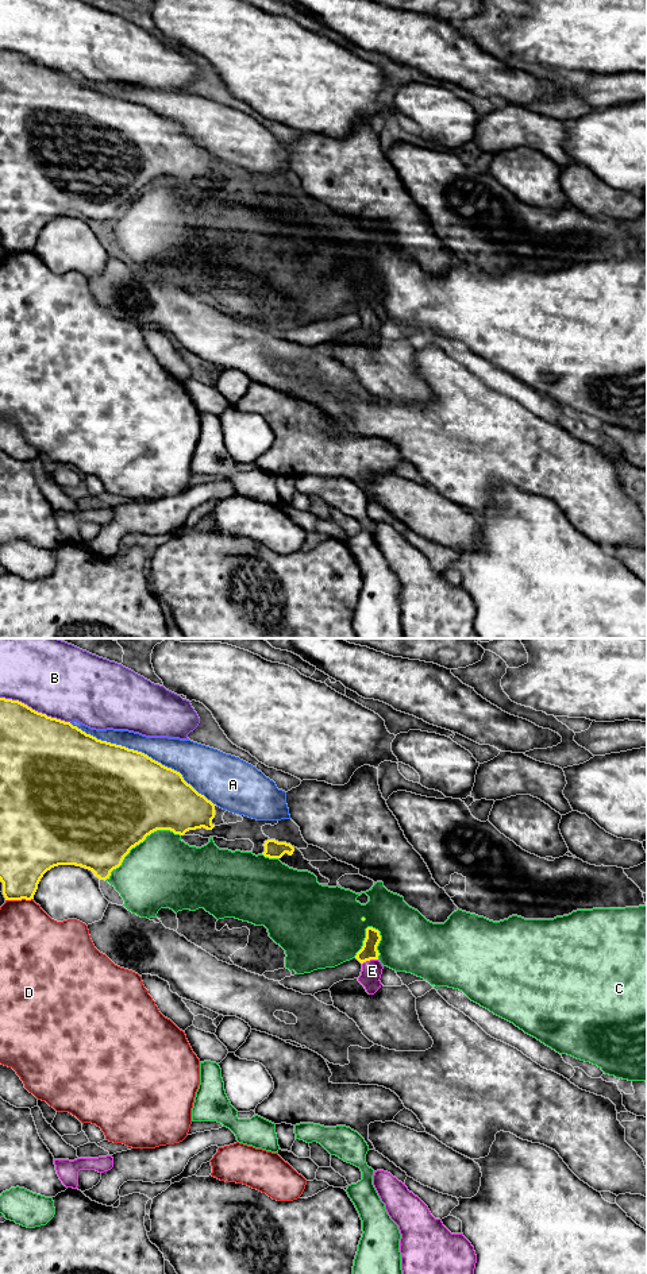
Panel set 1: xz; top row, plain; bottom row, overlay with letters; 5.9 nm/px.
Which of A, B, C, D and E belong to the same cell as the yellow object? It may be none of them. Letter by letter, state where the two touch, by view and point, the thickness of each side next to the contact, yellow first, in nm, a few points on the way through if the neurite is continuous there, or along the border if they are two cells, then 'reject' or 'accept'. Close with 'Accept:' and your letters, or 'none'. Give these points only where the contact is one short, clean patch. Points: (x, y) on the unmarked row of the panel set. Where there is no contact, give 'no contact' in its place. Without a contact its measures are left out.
A: meets yellow in xz at (143, 105); 500 nm thick on the yellow side, 200 nm on the other; reject
B: meets yellow in xz at (34, 62); 440 nm thick on the yellow side, 440 nm on the other; reject
C: meets yellow in xz at (139, 195); 500 nm thick on the yellow side, 440 nm on the other; reject
D: meets yellow in xz at (18, 251); 300 nm thick on the yellow side, 360 nm on the other; reject
E: meets yellow in xz at (369, 312); 100 nm thick on the yellow side, 120 nm on the other; runs through xz (369, 302), (369, 312), (372, 323); accept
Accept: E

